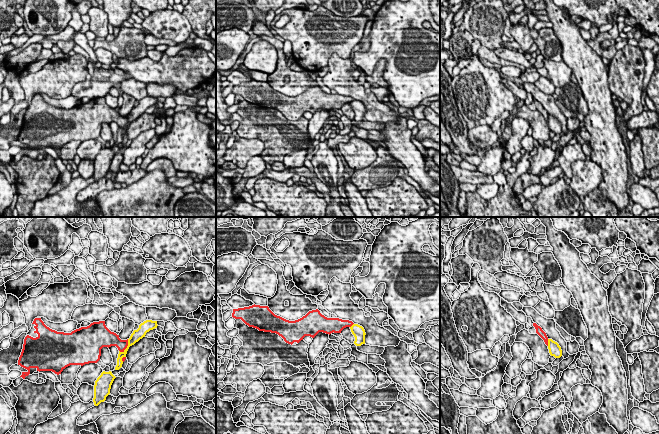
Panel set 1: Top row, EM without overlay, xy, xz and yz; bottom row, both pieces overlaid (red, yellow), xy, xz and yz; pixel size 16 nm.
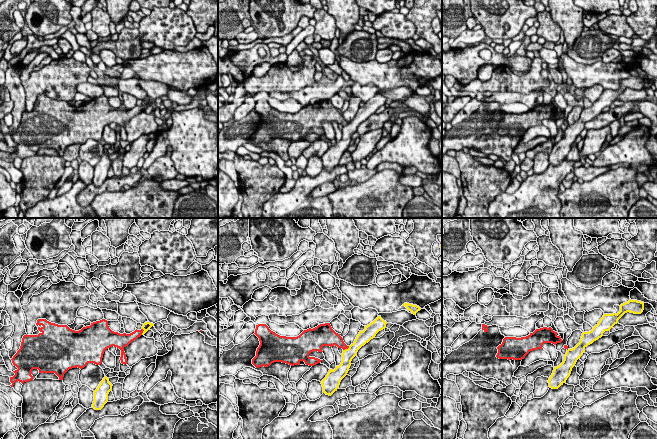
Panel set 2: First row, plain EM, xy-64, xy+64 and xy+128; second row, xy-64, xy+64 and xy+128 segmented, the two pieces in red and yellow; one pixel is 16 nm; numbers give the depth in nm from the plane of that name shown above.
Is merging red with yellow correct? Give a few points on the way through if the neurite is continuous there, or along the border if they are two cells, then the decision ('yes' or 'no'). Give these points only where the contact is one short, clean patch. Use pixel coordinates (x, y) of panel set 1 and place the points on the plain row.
no

